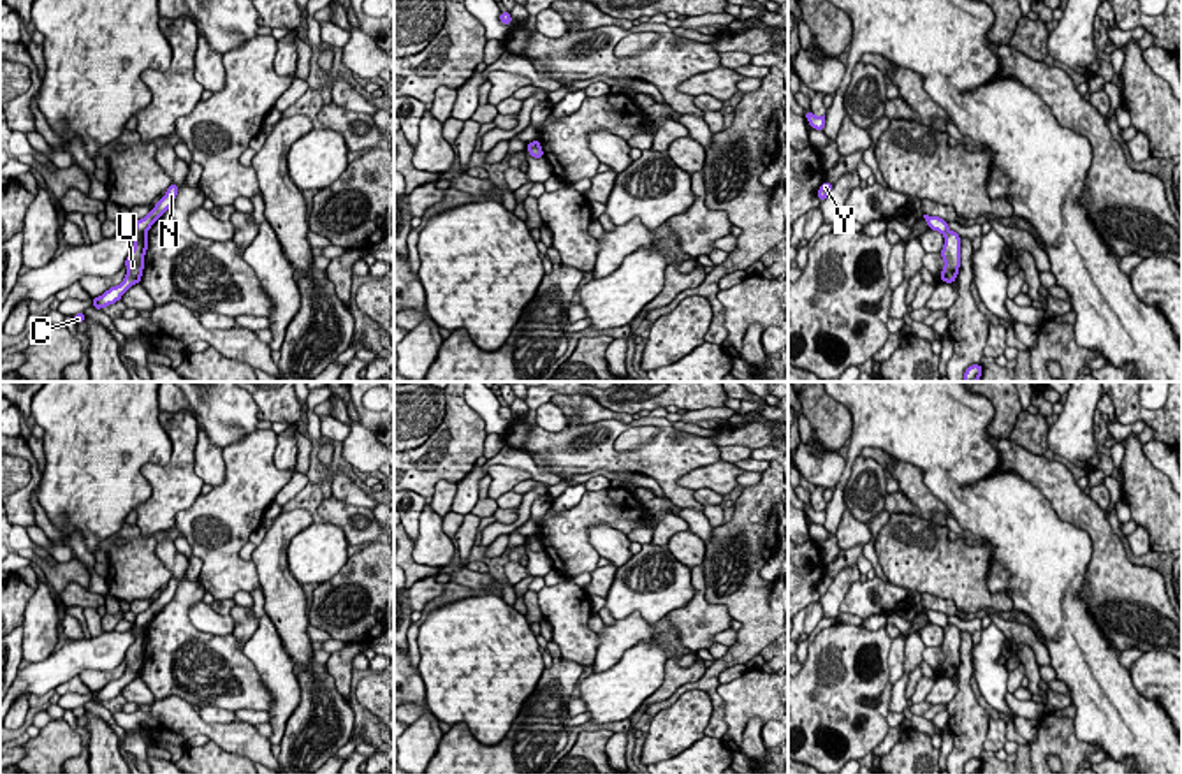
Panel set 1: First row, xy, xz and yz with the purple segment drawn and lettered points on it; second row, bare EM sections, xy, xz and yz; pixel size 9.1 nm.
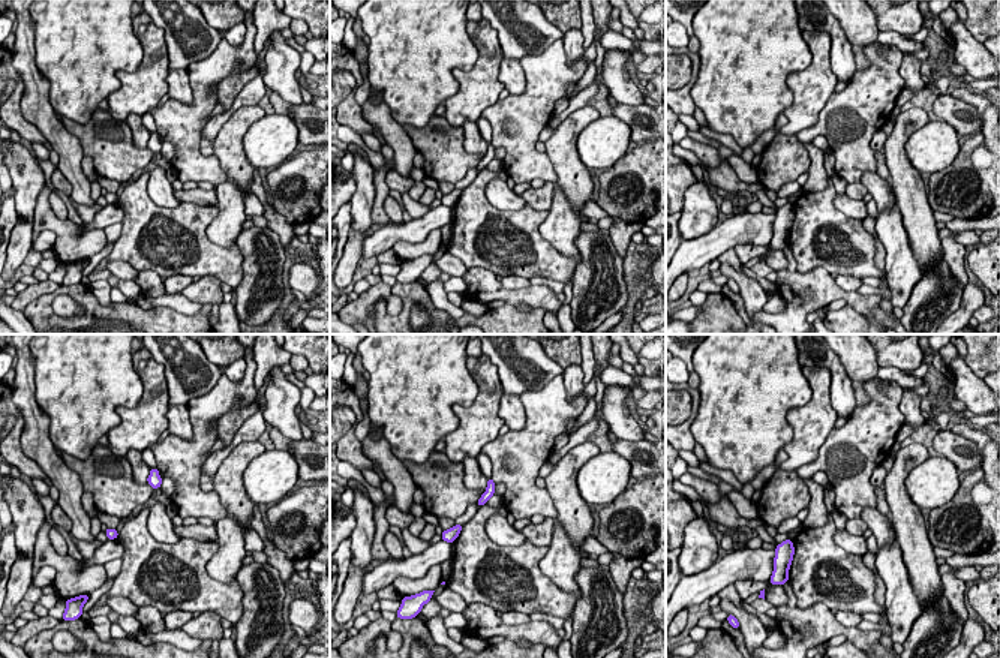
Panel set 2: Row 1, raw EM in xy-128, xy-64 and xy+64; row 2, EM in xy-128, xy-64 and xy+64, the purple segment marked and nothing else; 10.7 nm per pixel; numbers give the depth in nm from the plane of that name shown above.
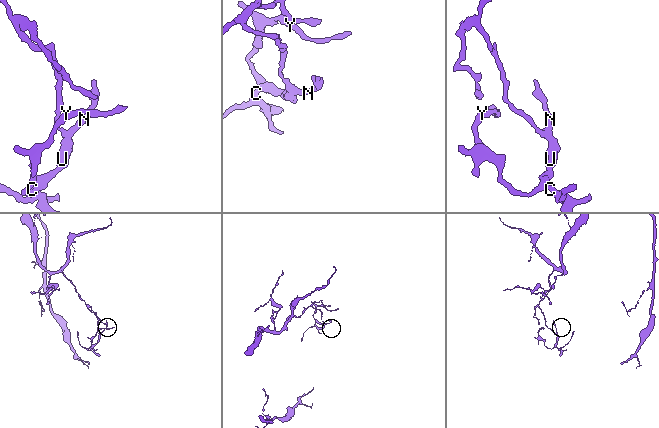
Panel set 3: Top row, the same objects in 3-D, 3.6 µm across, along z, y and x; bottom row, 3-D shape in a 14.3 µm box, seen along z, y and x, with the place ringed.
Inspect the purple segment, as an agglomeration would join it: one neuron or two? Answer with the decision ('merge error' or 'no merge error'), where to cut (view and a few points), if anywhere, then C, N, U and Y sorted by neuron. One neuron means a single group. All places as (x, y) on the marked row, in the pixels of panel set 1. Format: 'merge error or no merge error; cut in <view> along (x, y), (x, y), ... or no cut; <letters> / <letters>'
merge error; cut in xy along (134, 231), (145, 234); C U Y / N

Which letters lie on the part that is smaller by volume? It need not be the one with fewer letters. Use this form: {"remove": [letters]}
{"remove": ["C", "U", "Y"]}

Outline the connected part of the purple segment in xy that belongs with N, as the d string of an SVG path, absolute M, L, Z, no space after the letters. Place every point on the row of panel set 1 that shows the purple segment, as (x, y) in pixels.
M171 183L167 194L155 204L155 208L141 220L135 220L134 232L146 234L151 225L174 204L179 185Z

